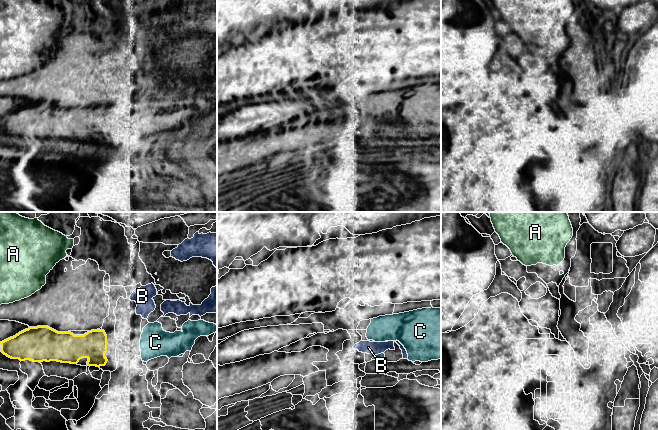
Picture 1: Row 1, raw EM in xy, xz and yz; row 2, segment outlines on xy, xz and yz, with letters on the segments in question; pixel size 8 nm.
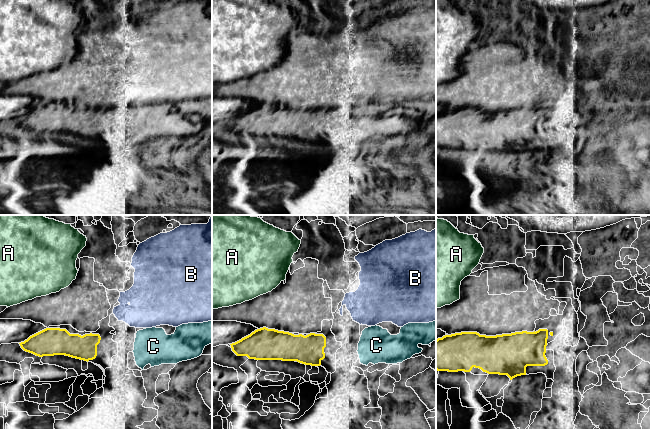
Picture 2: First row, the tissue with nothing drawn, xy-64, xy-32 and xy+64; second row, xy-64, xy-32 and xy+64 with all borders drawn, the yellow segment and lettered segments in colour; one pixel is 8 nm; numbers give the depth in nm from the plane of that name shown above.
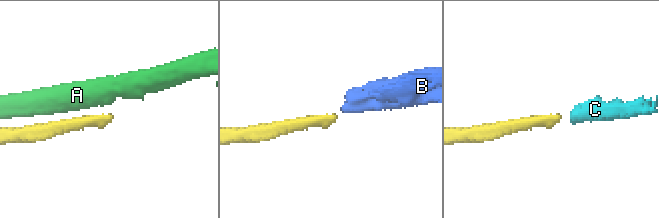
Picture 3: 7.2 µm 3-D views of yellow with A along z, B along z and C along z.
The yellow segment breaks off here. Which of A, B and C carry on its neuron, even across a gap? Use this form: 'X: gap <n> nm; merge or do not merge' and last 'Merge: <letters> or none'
A: gap 240 nm; do not merge
B: gap 300 nm; do not merge
C: gap 280 nm; merge
Merge: C

